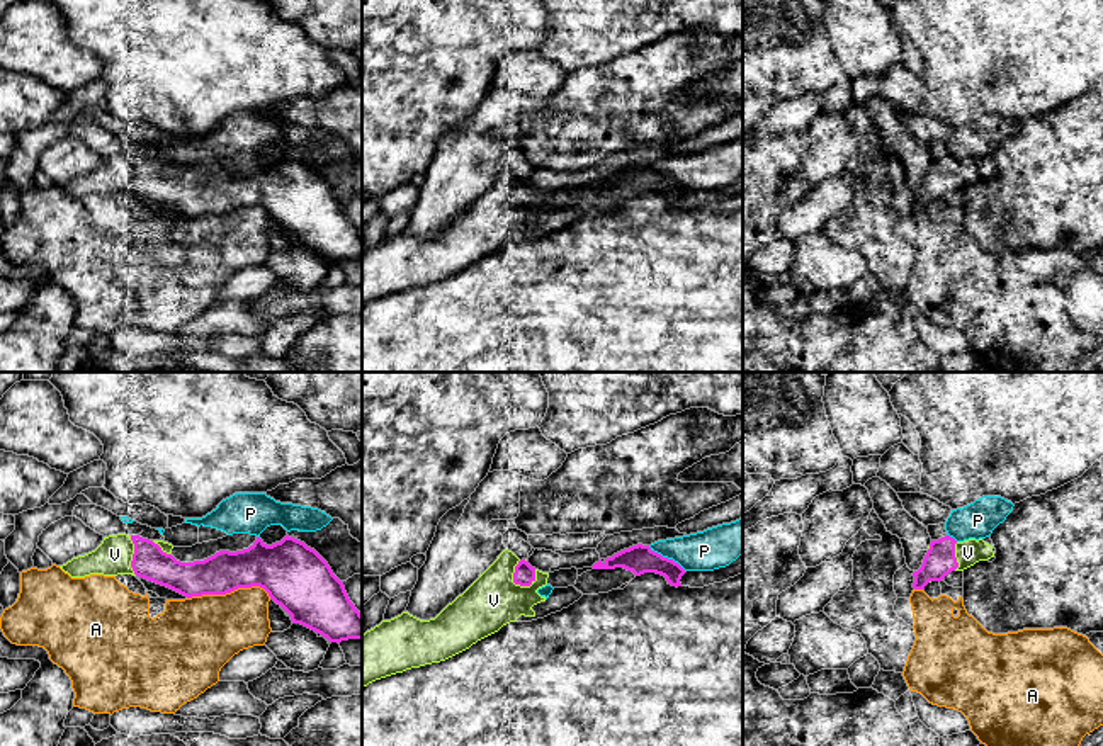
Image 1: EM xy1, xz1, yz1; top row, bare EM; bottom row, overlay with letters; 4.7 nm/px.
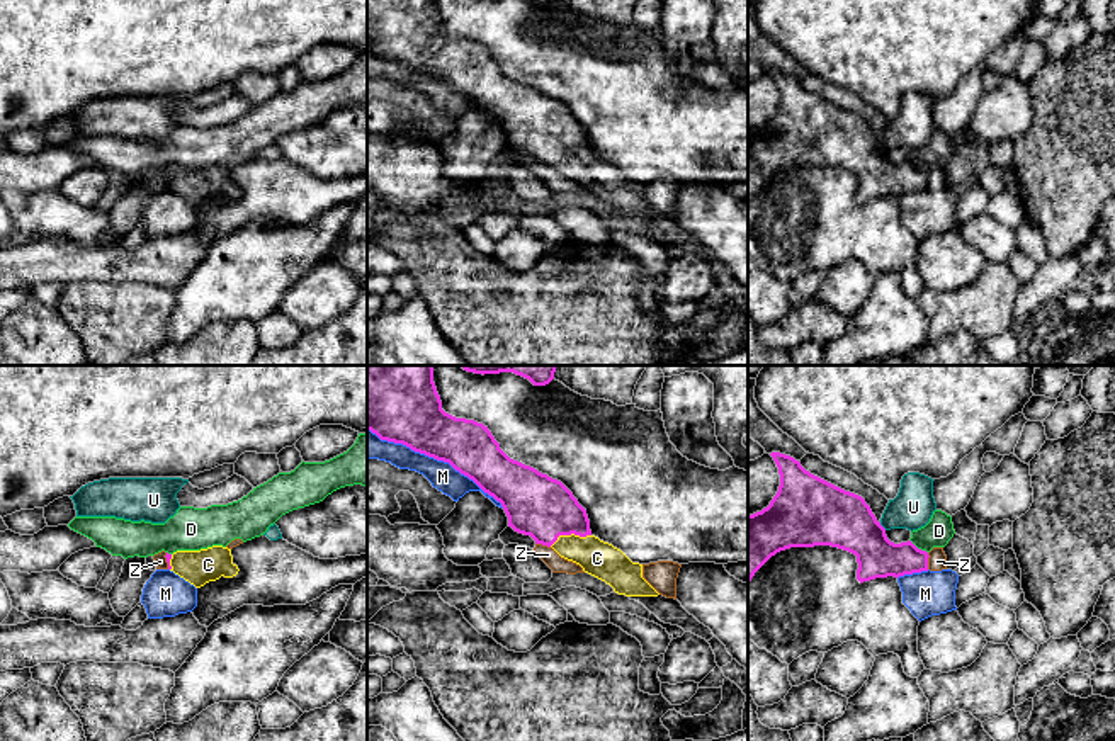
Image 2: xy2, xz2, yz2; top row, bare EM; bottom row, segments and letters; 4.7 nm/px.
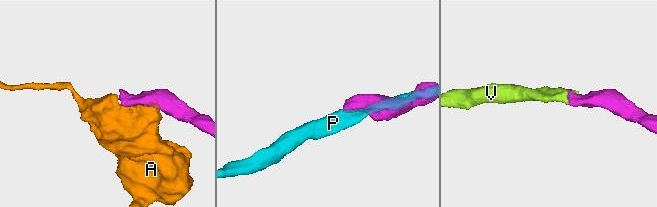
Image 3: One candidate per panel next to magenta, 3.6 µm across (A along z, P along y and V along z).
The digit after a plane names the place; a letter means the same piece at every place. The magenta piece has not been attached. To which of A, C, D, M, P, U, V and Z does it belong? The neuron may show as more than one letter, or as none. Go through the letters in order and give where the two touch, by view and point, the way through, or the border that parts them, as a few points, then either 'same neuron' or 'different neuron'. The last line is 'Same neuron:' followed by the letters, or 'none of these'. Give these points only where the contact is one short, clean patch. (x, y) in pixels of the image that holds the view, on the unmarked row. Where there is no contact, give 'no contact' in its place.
A: xy1 (228, 211) | different neuron
C: xz2 (570, 153) | across xz2 (536, 124), (543, 126), (570, 153), (597, 177) | same neuron
D: yz2 (916, 167) | along yz2 (910, 158), (927, 172) | different neuron
M: xz2 (435, 77) | different neuron
P: xz1 (667, 177) | along xz1 (648, 165), (672, 177), (685, 191) | different neuron
U: yz2 (881, 145) | different neuron
V: xz1 (514, 197) | same neuron
Z: yz2 (927, 181) | along yz2 (927, 172), (928, 187) | different neuron
Same neuron: C, V

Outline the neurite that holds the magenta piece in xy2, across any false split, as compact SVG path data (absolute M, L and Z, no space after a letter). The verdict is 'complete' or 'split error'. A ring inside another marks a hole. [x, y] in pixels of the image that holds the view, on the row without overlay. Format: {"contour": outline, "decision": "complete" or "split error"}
{"contour": "M212 165L201 170L167 172L168 189L194 204L204 206L221 195L233 197L238 194L238 185L233 182L231 168Z", "decision": "split error"}

